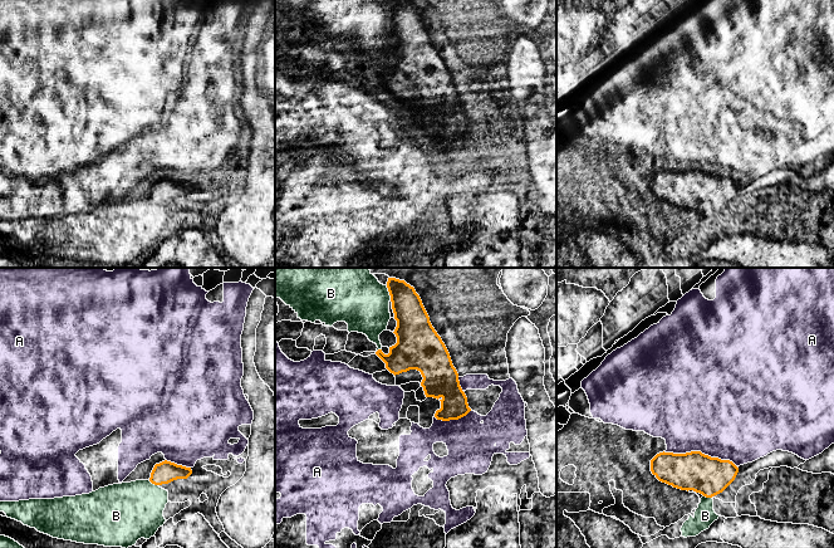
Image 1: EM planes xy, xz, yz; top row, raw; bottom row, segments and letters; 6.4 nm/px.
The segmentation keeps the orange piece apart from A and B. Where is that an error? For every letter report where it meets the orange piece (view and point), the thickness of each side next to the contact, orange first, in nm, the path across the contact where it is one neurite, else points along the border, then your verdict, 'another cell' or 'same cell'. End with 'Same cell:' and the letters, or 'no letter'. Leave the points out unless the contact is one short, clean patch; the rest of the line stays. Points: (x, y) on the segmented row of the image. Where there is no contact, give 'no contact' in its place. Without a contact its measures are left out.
A: meets orange in yz at (700, 451); 240 nm thick on the orange side, 500 nm on the other; another cell
B: meets orange in xz at (389, 293); 220 nm thick on the orange side, 360 nm on the other; another cell
Same cell: no letter

